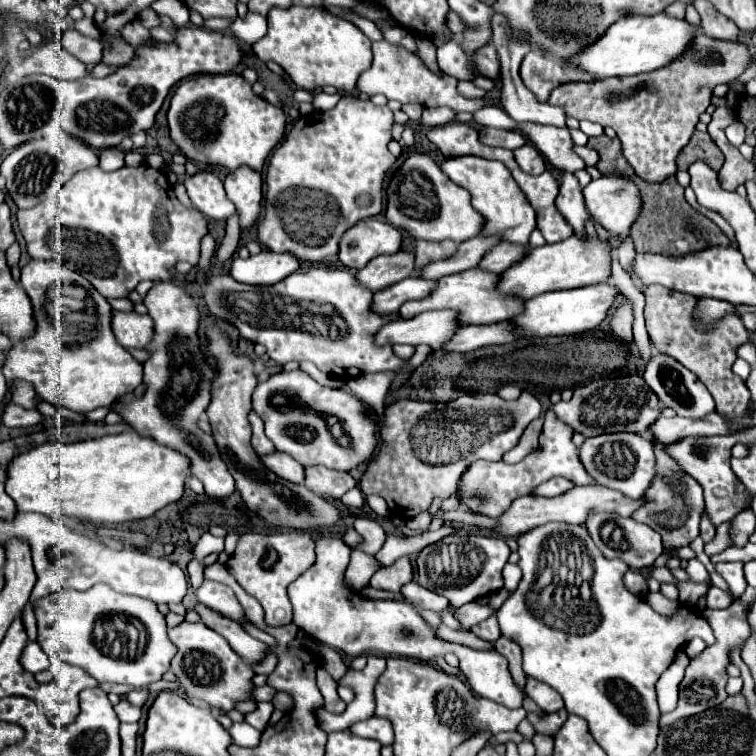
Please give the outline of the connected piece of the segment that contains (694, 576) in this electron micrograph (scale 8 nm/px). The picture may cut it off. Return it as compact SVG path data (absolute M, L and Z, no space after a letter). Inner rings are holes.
M690 559L690 565L688 565L686 571L688 571L690 581L694 581L694 583L706 583L708 587L712 587L712 579L710 579L706 567L698 559Z

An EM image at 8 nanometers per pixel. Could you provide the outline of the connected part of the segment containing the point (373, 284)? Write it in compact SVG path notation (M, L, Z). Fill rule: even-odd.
M400 251L396 255L380 255L372 259L366 267L358 269L354 277L364 289L376 293L406 279L412 273L412 265L414 253Z

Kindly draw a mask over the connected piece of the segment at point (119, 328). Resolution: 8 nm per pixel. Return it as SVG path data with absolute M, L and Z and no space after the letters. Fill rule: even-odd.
M112 311L112 333L122 347L142 349L152 337L152 319L136 311Z

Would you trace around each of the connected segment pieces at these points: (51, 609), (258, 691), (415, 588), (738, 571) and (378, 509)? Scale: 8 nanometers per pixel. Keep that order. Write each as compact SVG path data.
M94 585L88 591L60 589L60 593L36 601L34 613L38 621L38 645L50 657L80 665L100 683L150 685L162 679L176 655L176 645L166 637L166 621L156 603L116 593L108 585Z
M262 685L262 687L254 687L252 689L252 701L272 701L272 697L274 697L274 693L276 693L276 689L272 689L272 687L268 687L268 685Z
M410 581L408 585L404 585L404 587L402 587L402 597L404 597L408 603L416 605L418 609L444 611L444 609L446 609L446 605L448 605L448 599L440 597L440 595L438 595L438 593L434 593L434 591L424 589L422 585L418 585L418 583L414 583L414 581Z
M718 563L716 571L722 575L722 579L728 583L730 589L746 589L742 567L744 563Z
M370 495L370 497L366 497L366 501L368 501L370 509L372 509L374 513L378 513L380 517L388 517L388 515L390 515L390 513L388 513L388 507L386 507L386 501L384 501L380 495Z

